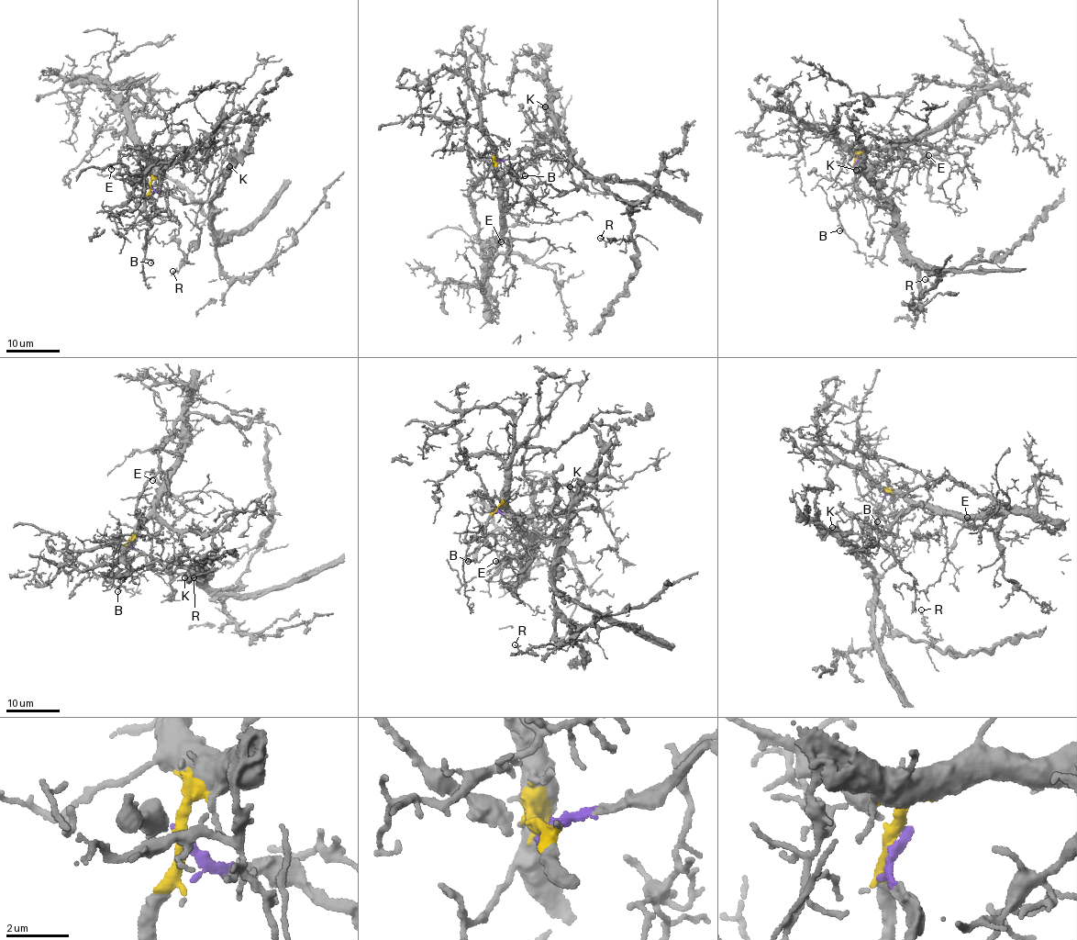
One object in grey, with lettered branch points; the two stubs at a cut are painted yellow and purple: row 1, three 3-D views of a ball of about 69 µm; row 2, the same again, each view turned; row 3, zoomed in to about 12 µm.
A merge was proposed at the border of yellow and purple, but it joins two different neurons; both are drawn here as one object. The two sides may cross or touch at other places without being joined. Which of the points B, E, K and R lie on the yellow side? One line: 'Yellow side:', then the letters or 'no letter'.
Yellow side: B, E

